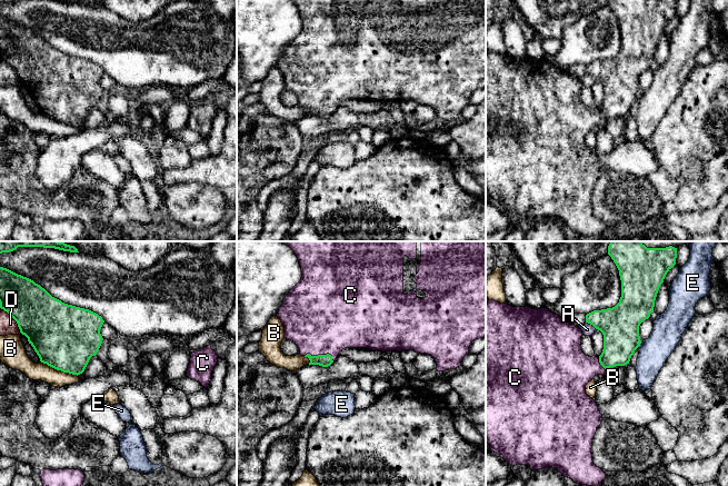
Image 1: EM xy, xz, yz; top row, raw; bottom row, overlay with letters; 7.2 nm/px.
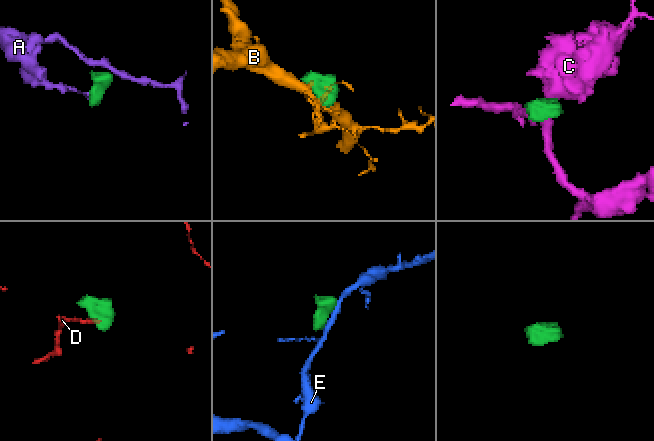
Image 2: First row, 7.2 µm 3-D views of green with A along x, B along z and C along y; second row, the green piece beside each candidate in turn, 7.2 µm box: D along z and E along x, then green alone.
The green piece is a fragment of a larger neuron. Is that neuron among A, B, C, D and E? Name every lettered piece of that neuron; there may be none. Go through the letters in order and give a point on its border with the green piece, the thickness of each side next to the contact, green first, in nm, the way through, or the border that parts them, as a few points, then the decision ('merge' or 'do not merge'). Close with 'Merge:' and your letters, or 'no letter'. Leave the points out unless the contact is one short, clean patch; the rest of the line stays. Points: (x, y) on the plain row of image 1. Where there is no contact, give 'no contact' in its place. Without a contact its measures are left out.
A: yz (591, 75) | 280/90 nm | along yz (586, 72), (596, 80) | do not merge
B: xy (59, 120) | 480/130 nm | do not merge
C: xz (320, 106) | 90/480 nm | across xz (325, 111), (320, 106), (320, 71) | merge
D: xy (13, 69) | 360/130 nm | along xy (0, 58), (16, 72), (21, 83) | do not merge
E: yz (640, 93) | 280/220 nm | along yz (641, 92), (638, 97) | do not merge
Merge: C

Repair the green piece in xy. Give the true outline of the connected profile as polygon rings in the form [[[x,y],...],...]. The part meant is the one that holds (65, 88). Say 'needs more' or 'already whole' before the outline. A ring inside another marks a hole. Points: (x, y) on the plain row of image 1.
already whole | [[[0,18],[0,59],[17,72],[20,83],[28,89],[40,112],[63,123],[82,125],[103,91],[100,80],[104,71],[101,67],[64,54],[33,31],[3,18]]]

